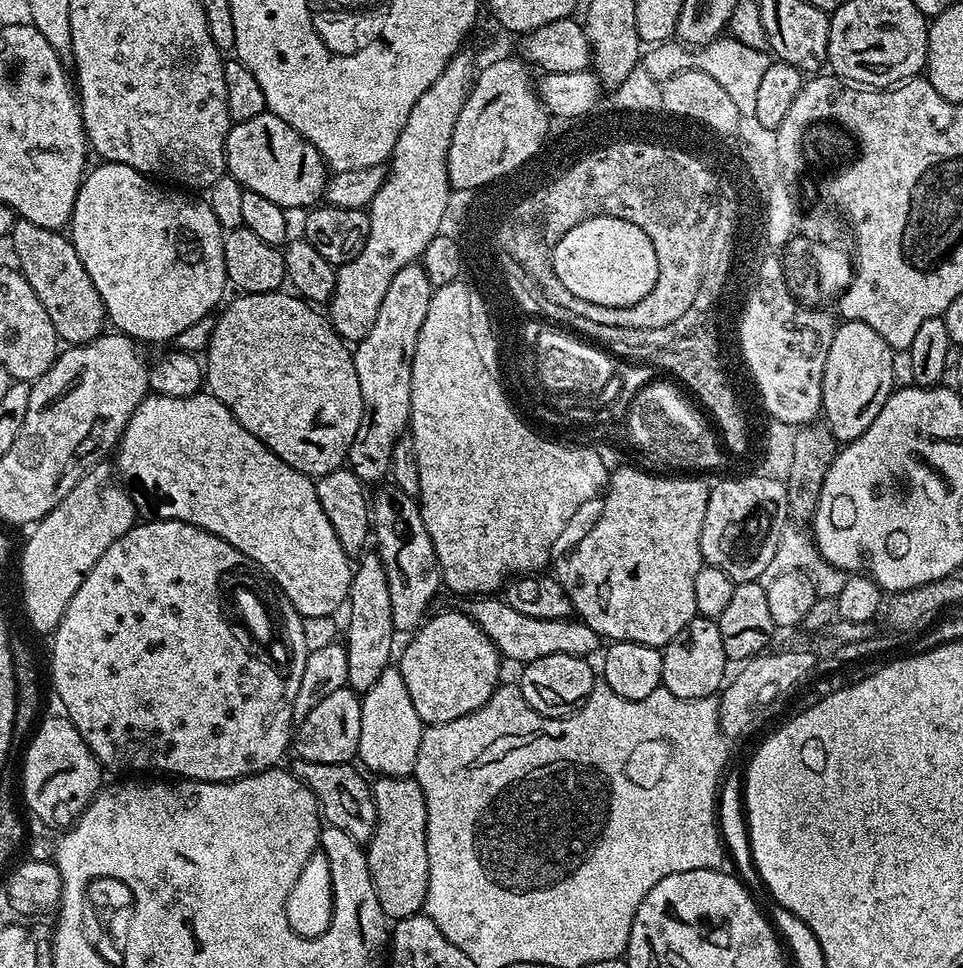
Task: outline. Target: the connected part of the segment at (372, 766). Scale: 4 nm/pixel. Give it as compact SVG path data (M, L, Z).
M389 666L382 674L382 678L378 678L378 682L374 682L374 686L370 686L370 690L363 693L360 709L362 710L362 734L358 738L359 763L369 773L376 772L372 774L377 777L412 776L416 771L418 746L422 746L422 734L426 725L418 718L418 710L414 710L414 702L410 702L410 690L406 690L406 682L402 682L399 667Z

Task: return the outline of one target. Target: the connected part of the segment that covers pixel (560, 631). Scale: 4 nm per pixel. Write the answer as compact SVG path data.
M485 594L479 598L468 598L463 601L462 611L469 616L479 628L484 631L486 638L494 642L496 649L500 651L505 661L513 660L517 666L523 666L534 662L538 658L546 658L546 654L574 654L585 658L591 657L591 652L599 653L602 648L602 638L586 622L579 618L559 620L558 618L526 618L526 614L518 614L514 606L510 606L502 598L492 594Z

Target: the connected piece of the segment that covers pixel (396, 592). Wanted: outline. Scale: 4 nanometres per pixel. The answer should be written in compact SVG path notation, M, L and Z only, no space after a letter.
M394 486L387 487L377 487L376 496L374 492L370 500L370 524L374 529L374 544L376 540L374 548L386 570L386 582L390 585L390 614L394 618L396 631L400 634L412 634L429 615L428 603L435 598L436 591L441 591L440 567L434 554L434 542L430 542L430 534L426 534L426 526L422 522L417 497L402 494L402 490Z

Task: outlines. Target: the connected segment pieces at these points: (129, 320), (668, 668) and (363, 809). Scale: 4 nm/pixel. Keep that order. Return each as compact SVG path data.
M107 162L97 165L93 172L91 169L85 175L74 202L70 221L74 250L86 274L90 274L90 282L94 282L115 331L137 342L175 341L182 330L194 326L194 322L204 316L212 316L217 305L225 299L224 288L229 287L226 262L222 258L225 229L221 228L218 218L214 218L214 210L210 210L207 199L195 200L192 197L195 195L159 188L152 181L155 179L130 166Z
M697 615L674 638L665 644L662 658L662 686L674 698L706 698L716 696L725 683L724 671L730 667L726 650L722 646L720 625L715 619Z
M297 759L295 763L294 775L316 795L316 806L320 810L323 823L348 835L359 845L367 845L368 839L376 829L376 803L372 797L369 781L367 779L364 781L365 773L352 762L331 764Z

